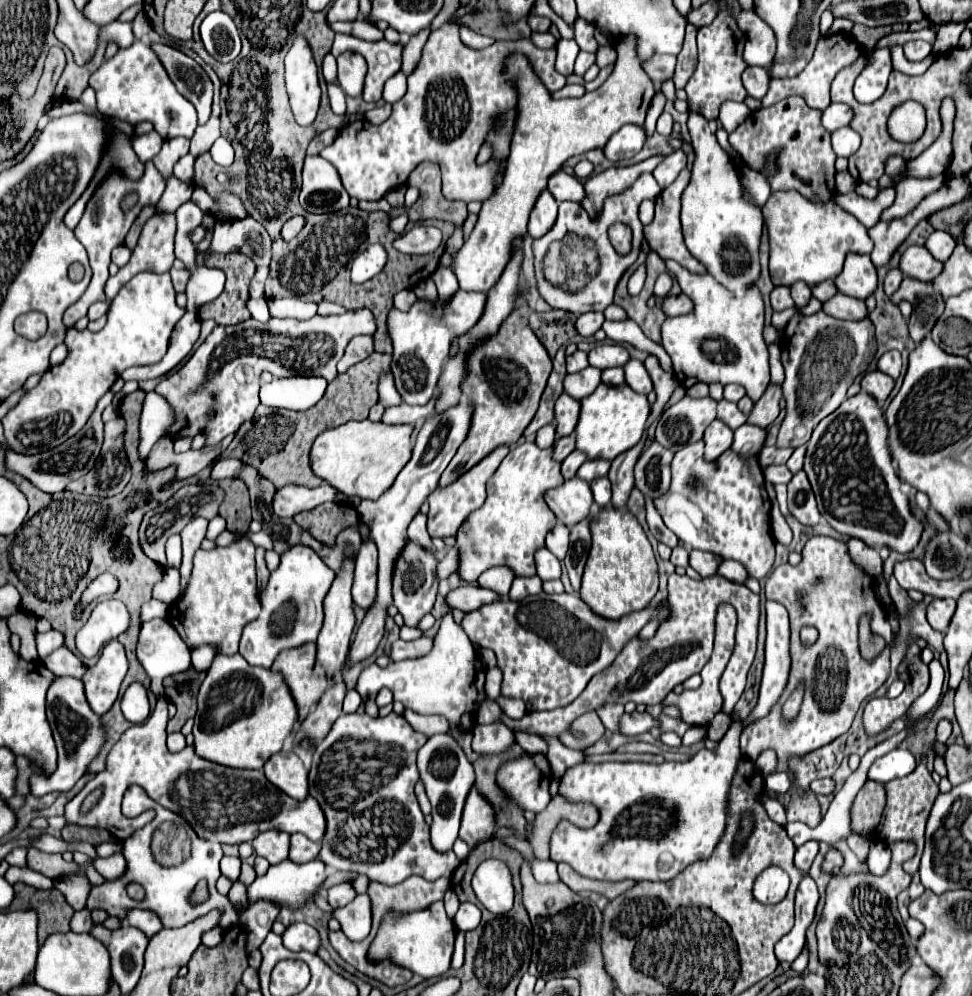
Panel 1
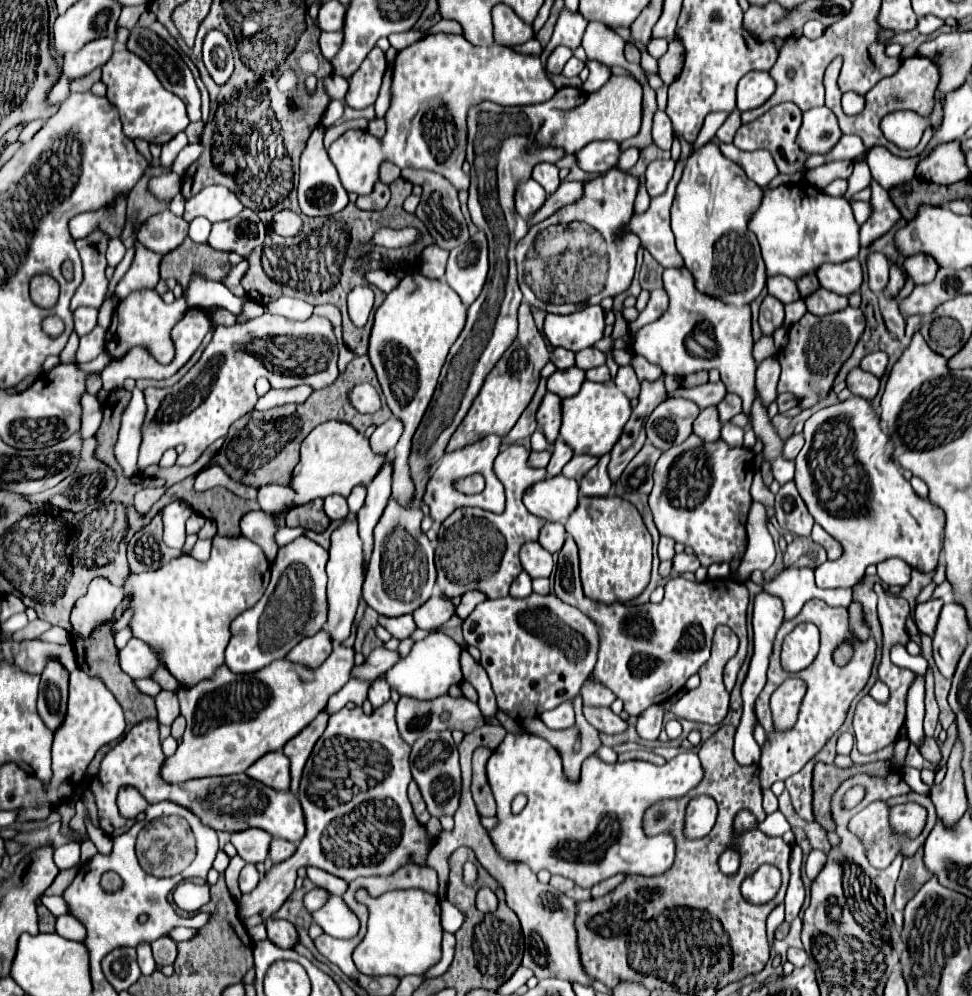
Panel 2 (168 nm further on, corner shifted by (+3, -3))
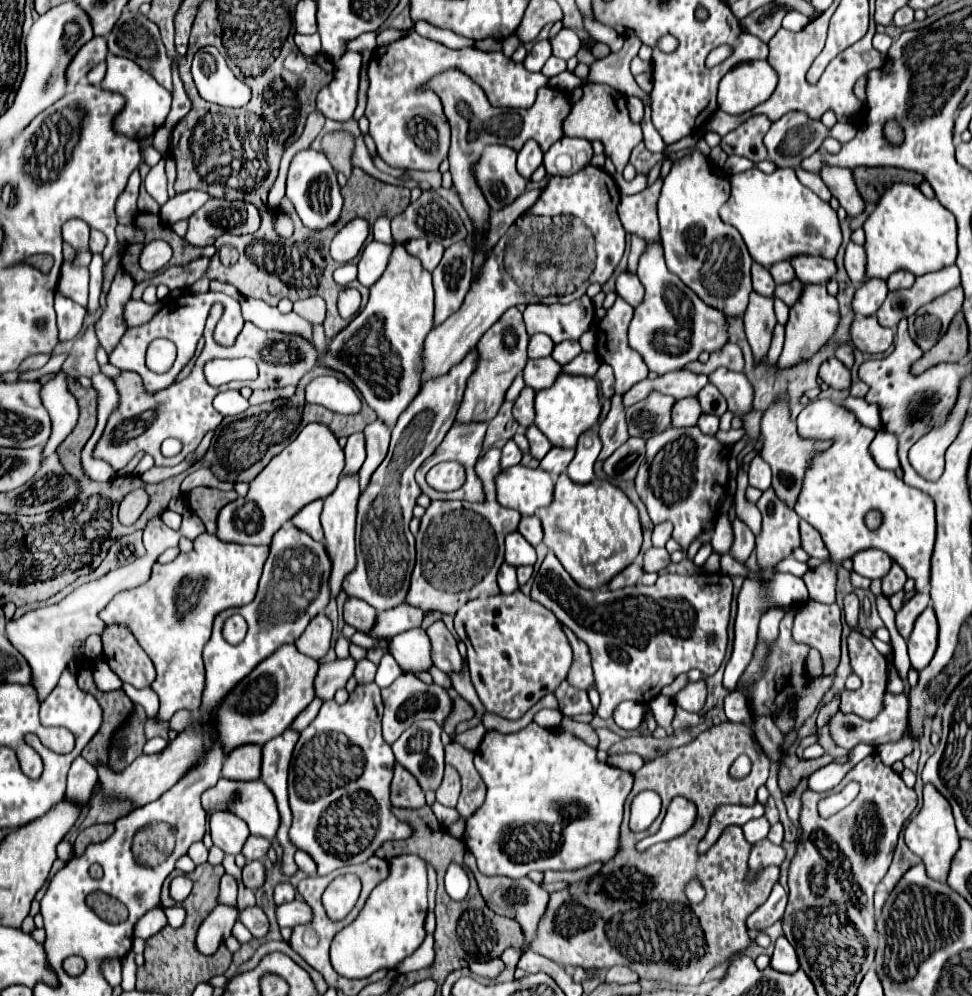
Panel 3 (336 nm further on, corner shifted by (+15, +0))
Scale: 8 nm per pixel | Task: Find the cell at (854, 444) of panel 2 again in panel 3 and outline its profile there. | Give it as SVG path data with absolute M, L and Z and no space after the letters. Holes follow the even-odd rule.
M828 399L810 401L798 415L800 437L832 439L834 445L816 455L802 485L802 493L794 511L800 519L816 527L830 551L828 563L810 569L804 575L810 599L820 603L834 603L836 599L836 567L842 559L850 559L860 549L882 549L894 559L910 579L916 583L916 591L922 593L930 585L930 559L936 541L934 501L930 495L906 485L894 475L894 471L880 469L868 447L876 435L874 429L864 427L854 413ZM870 509L882 511L882 525L876 531L866 529L864 515Z

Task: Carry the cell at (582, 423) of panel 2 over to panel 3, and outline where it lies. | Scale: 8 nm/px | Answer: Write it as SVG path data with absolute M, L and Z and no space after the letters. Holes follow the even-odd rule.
M560 373L560 377L556 377L552 387L536 391L534 409L536 409L534 425L548 437L548 441L556 447L574 449L580 433L594 427L598 423L598 417L600 417L602 403L600 403L600 393L598 393L596 379L594 377L584 377L584 375Z

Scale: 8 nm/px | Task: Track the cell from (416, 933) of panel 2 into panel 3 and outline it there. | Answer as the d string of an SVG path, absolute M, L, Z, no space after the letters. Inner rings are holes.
M398 855L388 861L388 877L370 893L364 909L330 945L330 961L338 975L348 979L364 979L378 969L394 969L402 959L412 955L424 941L426 901L426 861L416 855Z

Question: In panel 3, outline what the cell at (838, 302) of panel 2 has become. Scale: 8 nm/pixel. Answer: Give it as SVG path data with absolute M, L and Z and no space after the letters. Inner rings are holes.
M792 279L790 283L776 285L776 293L774 293L774 297L776 297L776 299L782 299L782 301L790 307L790 305L794 305L794 303L798 301L800 293L802 293L802 283L800 283L798 279Z

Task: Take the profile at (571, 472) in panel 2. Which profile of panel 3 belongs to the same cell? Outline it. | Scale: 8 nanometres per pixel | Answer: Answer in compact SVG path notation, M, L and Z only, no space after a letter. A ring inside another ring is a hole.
M552 447L546 457L540 461L540 467L544 471L548 471L550 475L558 477L560 473L566 473L566 467L568 463L572 461L574 457L574 449L560 449L560 447Z

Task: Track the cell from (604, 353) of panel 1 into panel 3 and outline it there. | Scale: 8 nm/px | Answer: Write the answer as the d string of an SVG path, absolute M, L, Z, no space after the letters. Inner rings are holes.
M564 341L564 343L560 343L560 345L554 347L554 351L552 351L552 359L558 361L560 365L566 365L566 363L572 361L578 353L582 353L578 341Z

